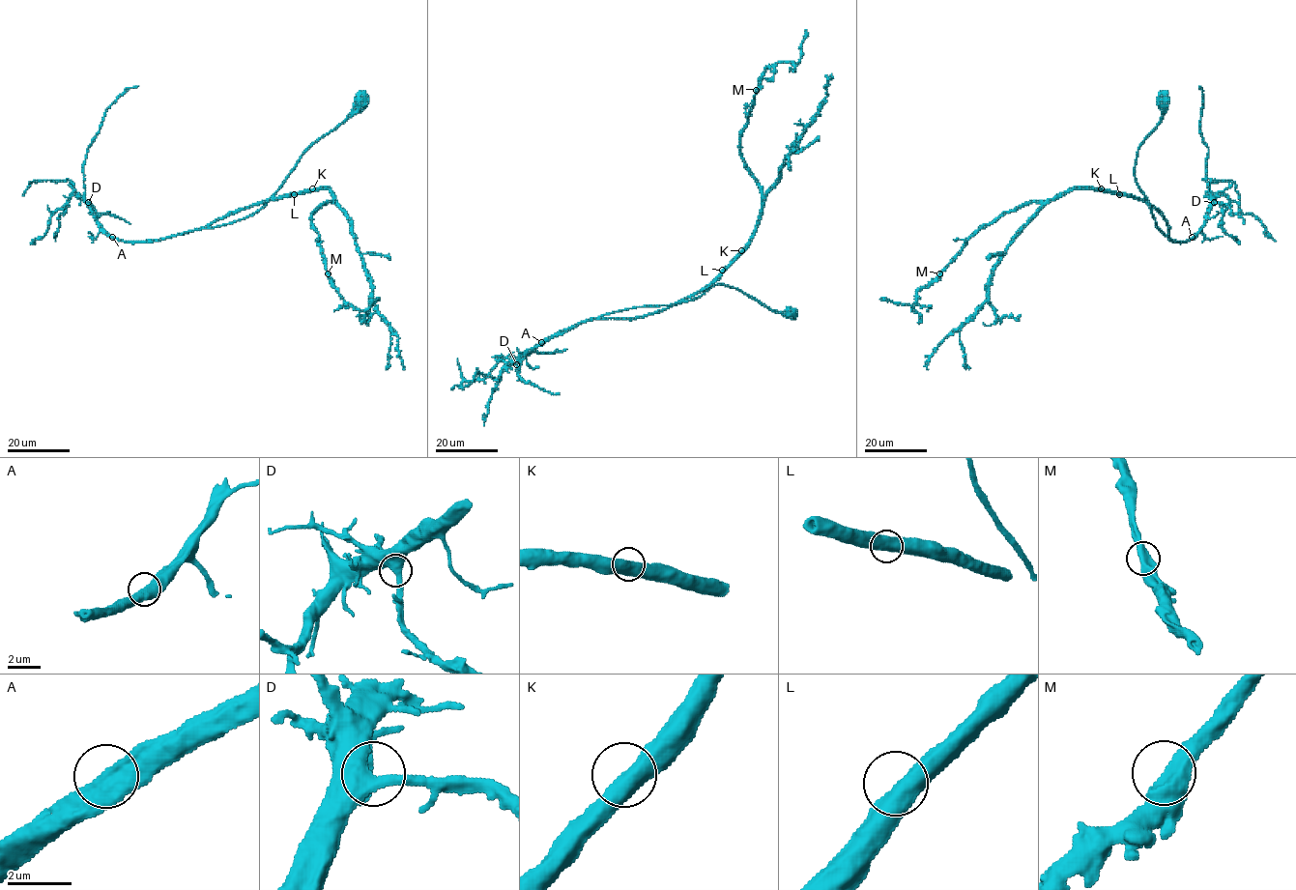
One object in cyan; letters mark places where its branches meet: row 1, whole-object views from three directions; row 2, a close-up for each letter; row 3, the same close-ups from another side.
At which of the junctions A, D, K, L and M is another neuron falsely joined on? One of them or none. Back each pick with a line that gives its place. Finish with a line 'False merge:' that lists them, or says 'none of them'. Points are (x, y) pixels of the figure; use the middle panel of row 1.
False merge: none of them

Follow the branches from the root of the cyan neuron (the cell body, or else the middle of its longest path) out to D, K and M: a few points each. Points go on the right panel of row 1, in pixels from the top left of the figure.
D: (1163, 101), (1162, 119), (1140, 145), (1135, 171), (1156, 227), (1169, 240), (1187, 241), (1200, 230), (1214, 202)
K: (1163, 101), (1161, 121), (1138, 150), (1135, 177), (1156, 227), (1168, 236), (1167, 222), (1152, 206), (1101, 188)
M: (1163, 101), (1135, 177), (1167, 237), (1167, 222), (1143, 201), (1071, 188), (983, 224), (939, 273)

